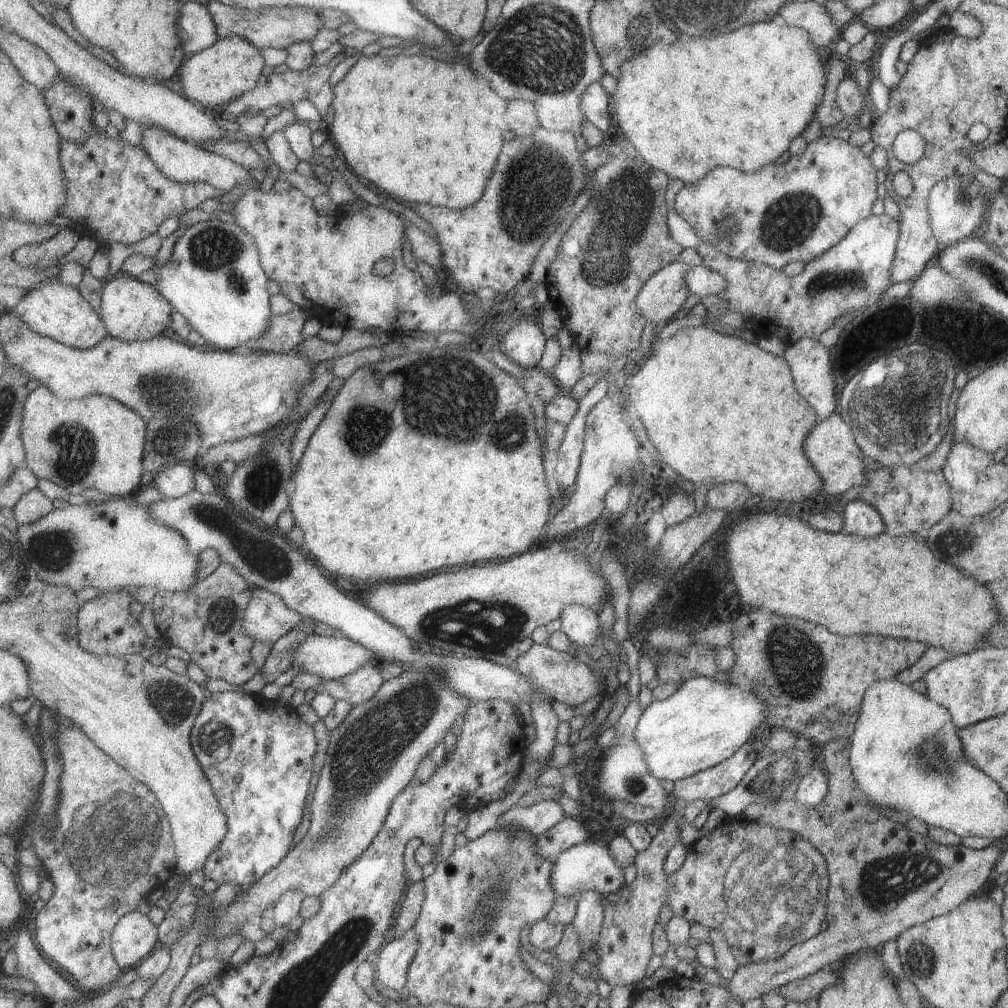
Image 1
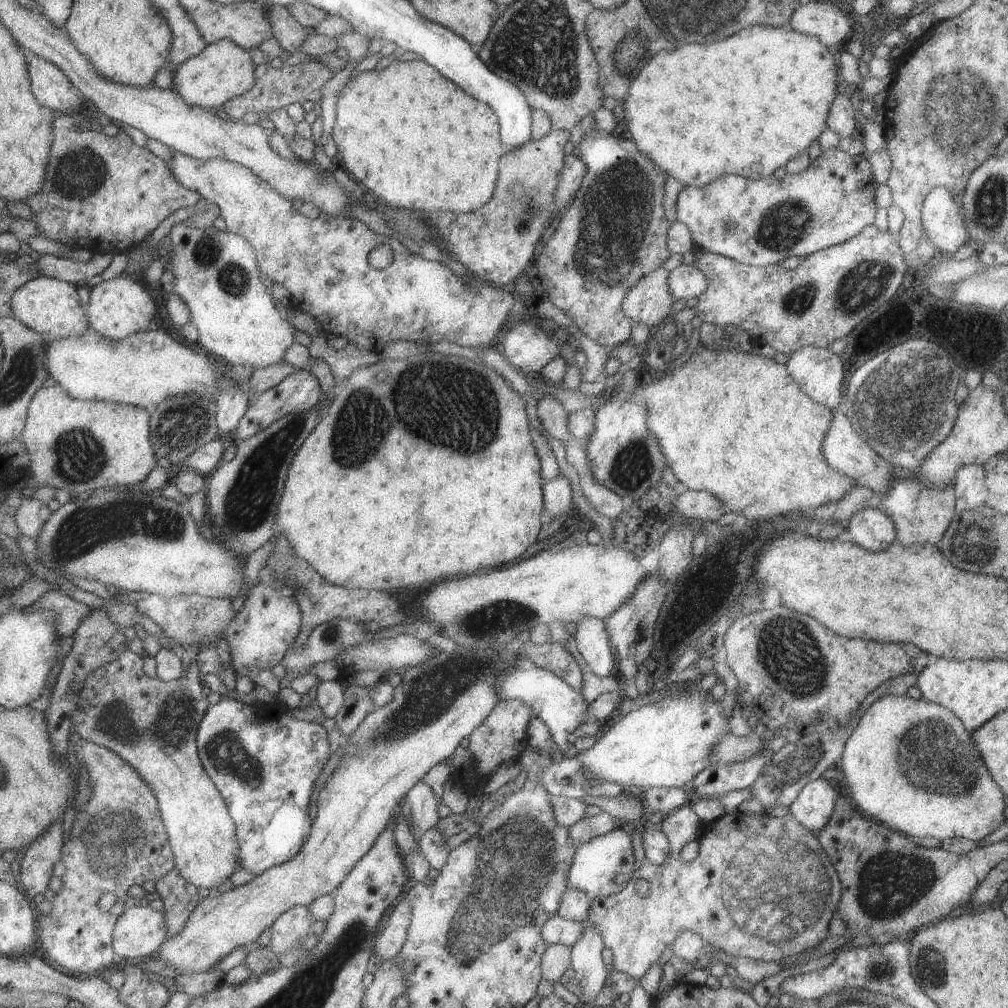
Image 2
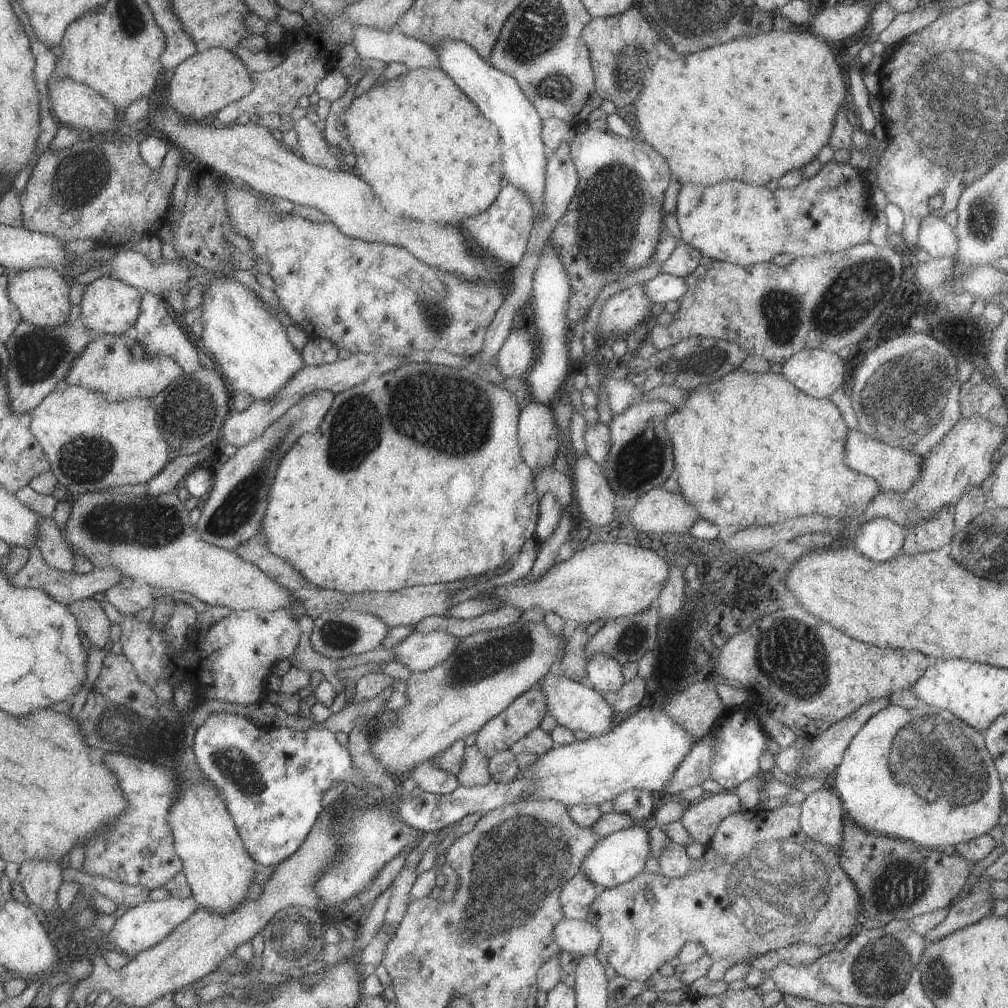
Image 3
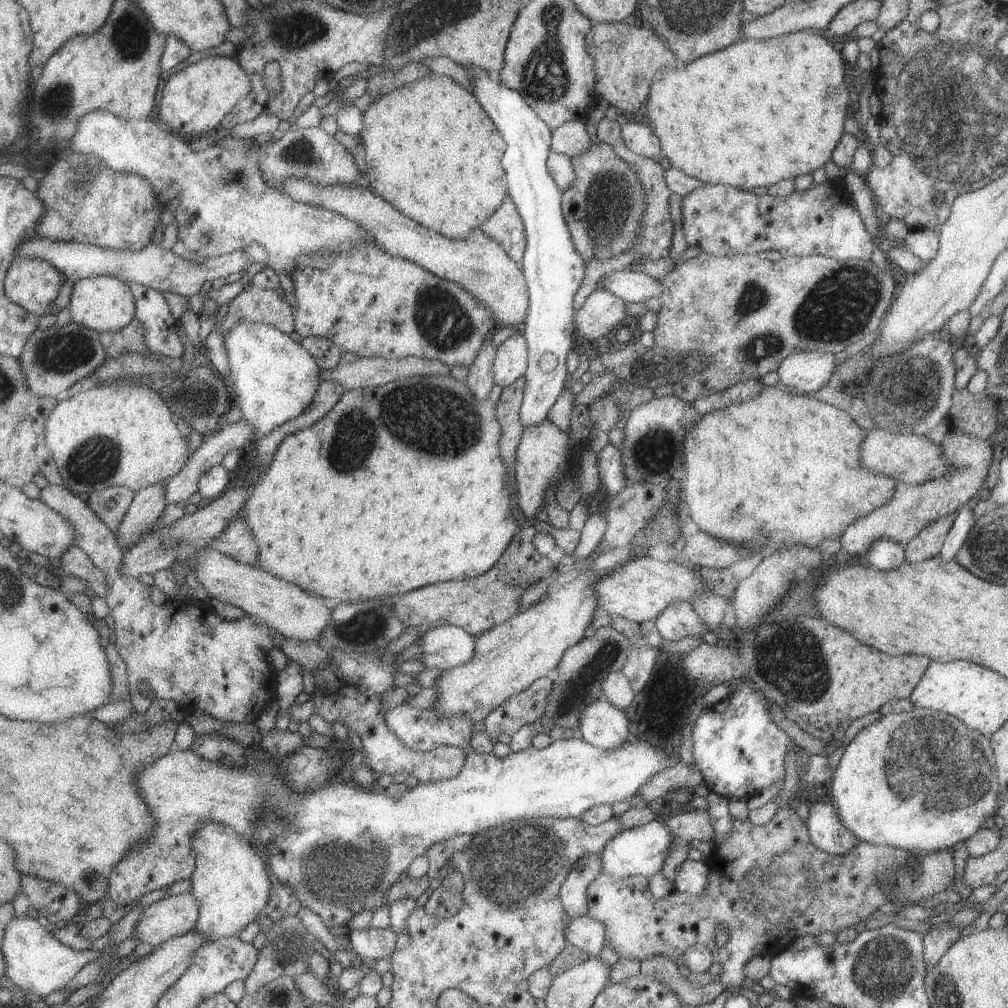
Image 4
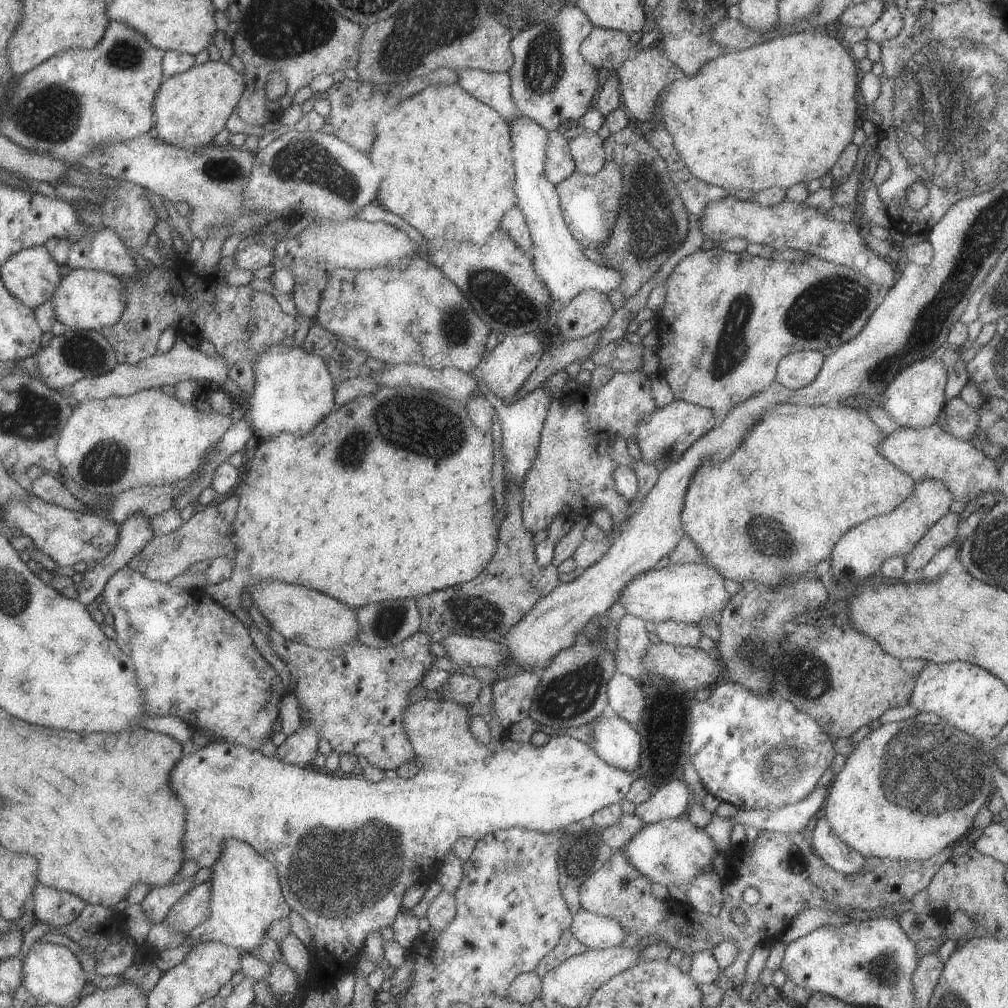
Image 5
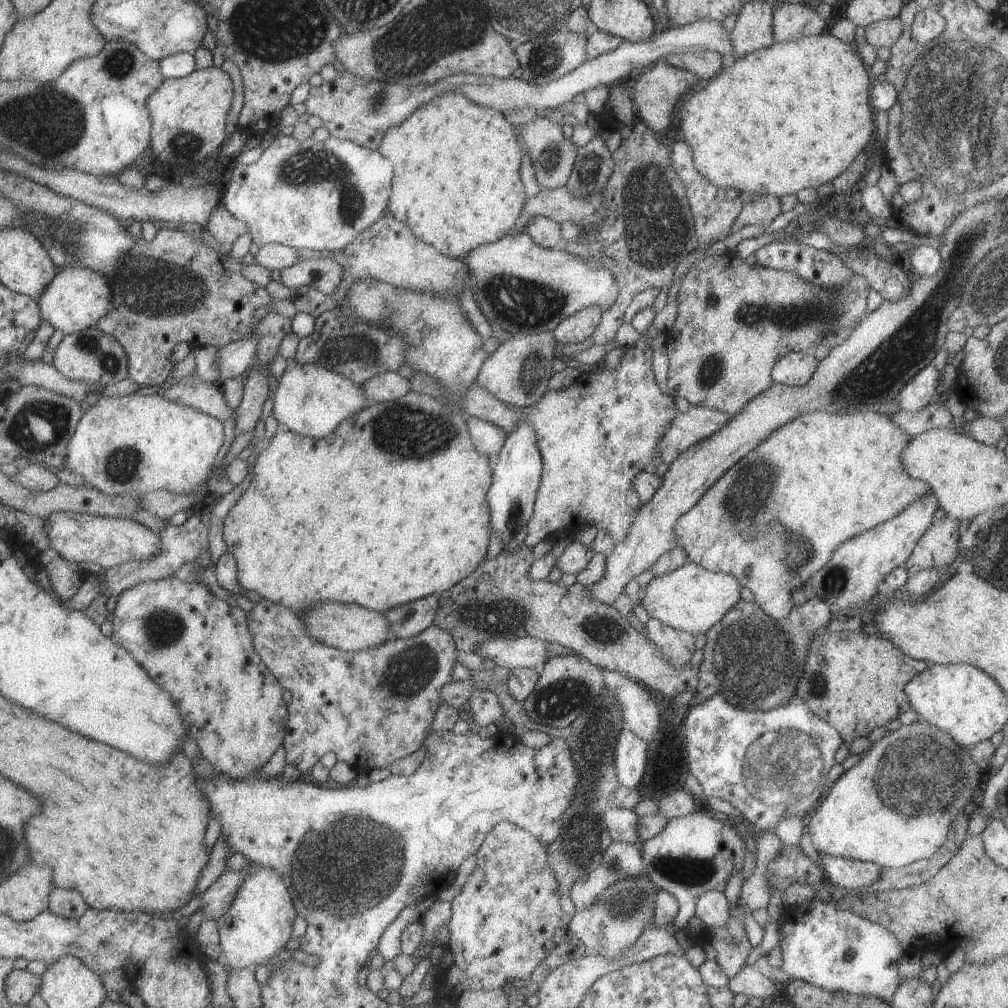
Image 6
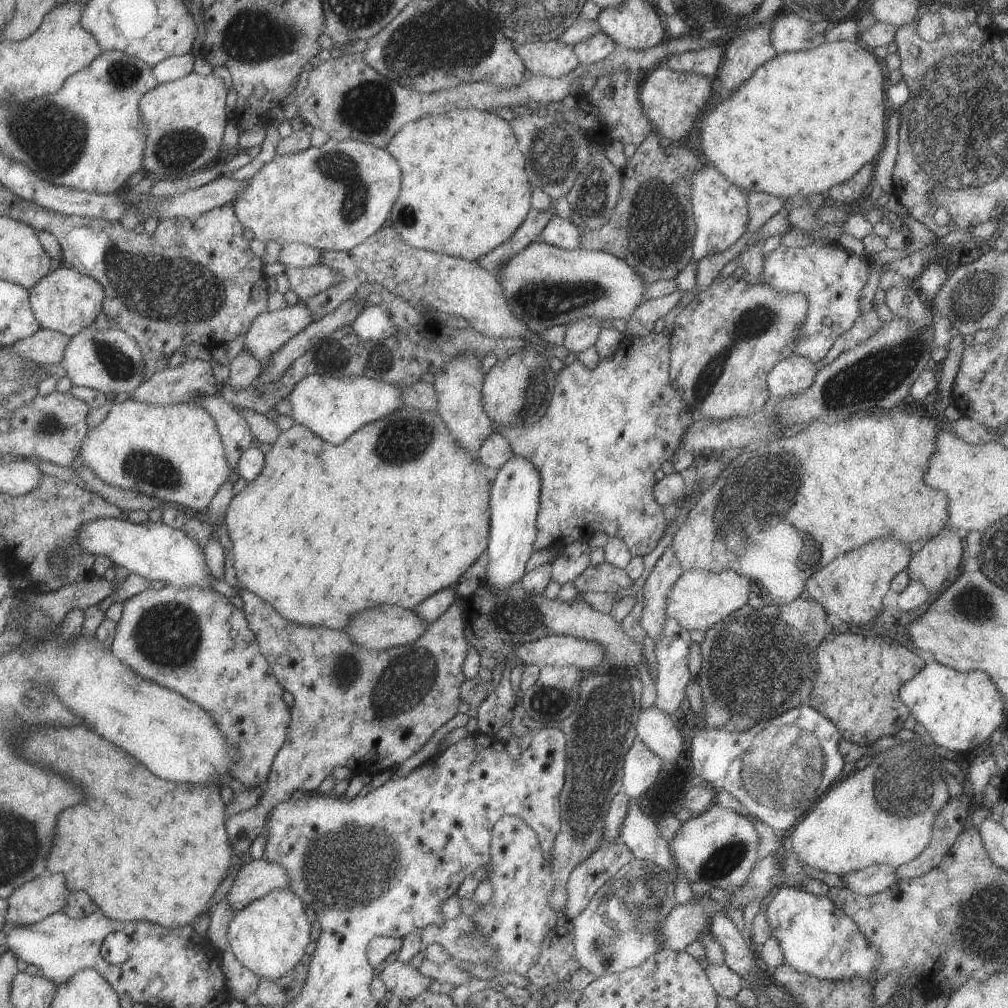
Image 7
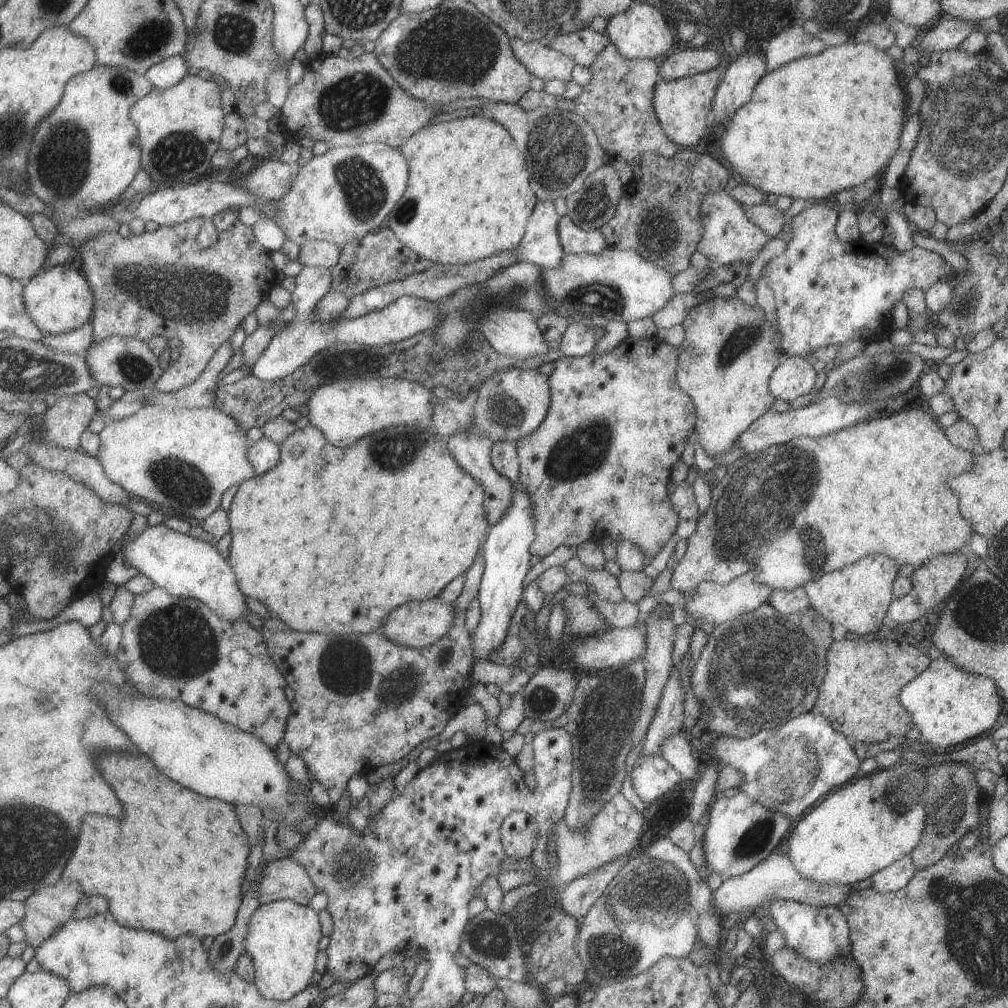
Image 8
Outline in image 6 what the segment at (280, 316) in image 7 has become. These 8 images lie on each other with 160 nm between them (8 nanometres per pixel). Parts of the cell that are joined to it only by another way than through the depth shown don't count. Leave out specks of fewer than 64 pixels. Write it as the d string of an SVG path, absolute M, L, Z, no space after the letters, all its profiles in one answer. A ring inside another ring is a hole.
M241 338L217 350L214 359L217 362L220 383L225 378L235 378L251 369L251 362L255 358L255 344L255 338Z

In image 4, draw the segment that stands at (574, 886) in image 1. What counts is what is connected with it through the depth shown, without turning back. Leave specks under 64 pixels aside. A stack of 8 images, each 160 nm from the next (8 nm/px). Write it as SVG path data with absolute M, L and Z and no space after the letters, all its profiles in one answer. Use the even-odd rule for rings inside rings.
M660 818L651 819L641 826L621 829L606 842L605 848L600 852L600 870L609 874L613 879L622 879L633 875L649 878L660 872L664 858L669 856L668 846L671 839L672 835L663 826Z

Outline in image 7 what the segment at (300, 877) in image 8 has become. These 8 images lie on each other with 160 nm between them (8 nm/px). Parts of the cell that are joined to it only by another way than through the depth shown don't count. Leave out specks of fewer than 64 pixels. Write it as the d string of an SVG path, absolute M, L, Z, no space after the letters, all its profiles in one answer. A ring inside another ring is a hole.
M263 858L253 859L241 866L224 896L227 906L236 911L273 889L289 889L286 872Z

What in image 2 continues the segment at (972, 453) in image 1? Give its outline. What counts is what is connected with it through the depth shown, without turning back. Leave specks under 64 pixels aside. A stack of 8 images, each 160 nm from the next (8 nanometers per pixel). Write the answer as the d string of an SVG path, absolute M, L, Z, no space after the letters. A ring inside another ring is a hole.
M968 464L960 466L954 470L952 480L955 493L954 509L955 512L975 511L983 506L987 494L985 484L985 470L983 465Z

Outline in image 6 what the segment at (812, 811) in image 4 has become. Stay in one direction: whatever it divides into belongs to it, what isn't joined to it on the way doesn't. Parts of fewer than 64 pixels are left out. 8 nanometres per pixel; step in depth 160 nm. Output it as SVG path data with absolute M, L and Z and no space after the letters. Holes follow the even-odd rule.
M829 854L819 855L823 871L833 886L847 891L862 891L869 884L877 882L881 868L874 863L865 863L849 858L837 858Z

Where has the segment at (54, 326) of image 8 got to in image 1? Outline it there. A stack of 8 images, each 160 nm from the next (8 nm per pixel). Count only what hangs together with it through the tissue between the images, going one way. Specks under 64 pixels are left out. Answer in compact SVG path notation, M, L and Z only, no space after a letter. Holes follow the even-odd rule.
M121 273L113 276L113 279L106 278L102 283L99 316L109 336L122 341L144 341L161 335L161 332L170 326L173 308L154 286Z

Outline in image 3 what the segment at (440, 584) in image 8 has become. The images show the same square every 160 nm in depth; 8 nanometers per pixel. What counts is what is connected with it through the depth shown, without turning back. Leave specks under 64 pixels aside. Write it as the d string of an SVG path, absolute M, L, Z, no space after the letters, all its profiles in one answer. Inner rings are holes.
M406 361L397 365L393 370L388 370L383 374L369 375L367 380L345 389L344 391L334 394L331 406L327 410L323 420L319 423L317 430L311 433L302 434L298 441L287 451L287 454L280 460L277 467L274 479L269 487L268 503L266 511L261 523L262 533L266 536L266 543L268 549L279 558L288 562L299 574L303 575L311 584L319 588L331 589L344 592L345 594L358 595L359 593L380 593L393 592L405 587L432 585L437 583L450 583L451 581L461 581L463 579L470 579L478 575L483 575L488 571L493 571L498 567L505 565L511 558L520 551L521 545L534 537L534 530L538 519L538 499L535 495L535 487L533 487L532 470L527 466L526 462L520 455L519 443L517 438L518 431L518 414L520 406L516 398L503 386L503 384L494 384L489 379L479 372L475 372L471 367L451 368L448 366L439 366L431 363L416 363L413 361Z

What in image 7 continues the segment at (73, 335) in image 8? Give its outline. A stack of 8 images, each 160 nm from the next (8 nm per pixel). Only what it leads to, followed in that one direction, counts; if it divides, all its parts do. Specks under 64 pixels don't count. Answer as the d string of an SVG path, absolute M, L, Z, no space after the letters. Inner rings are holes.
M40 328L35 334L10 344L7 350L11 350L17 358L47 367L61 364L62 352L69 341L70 337L64 334Z

